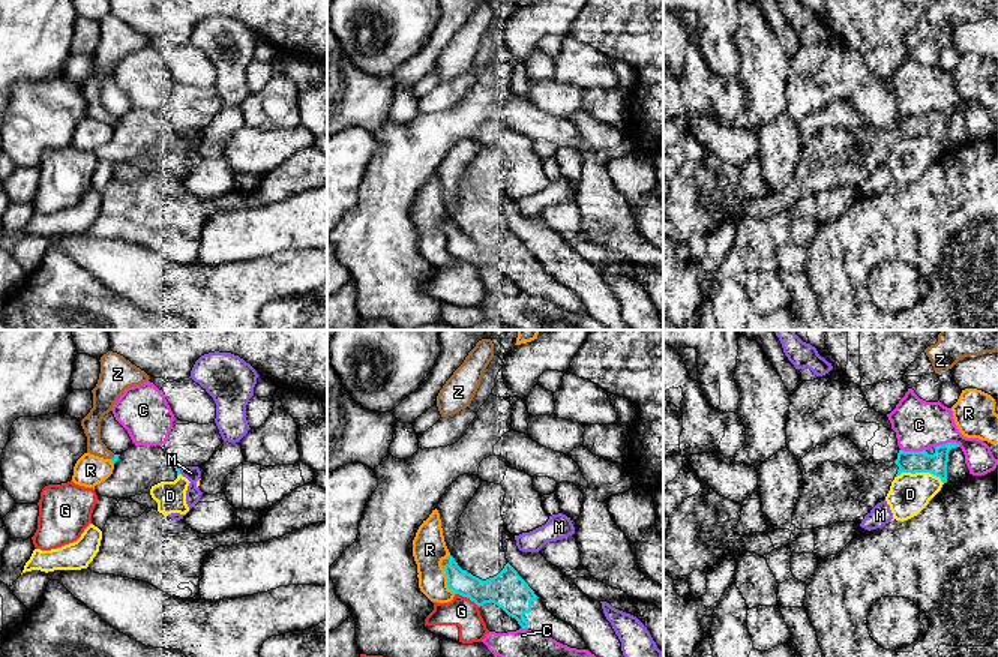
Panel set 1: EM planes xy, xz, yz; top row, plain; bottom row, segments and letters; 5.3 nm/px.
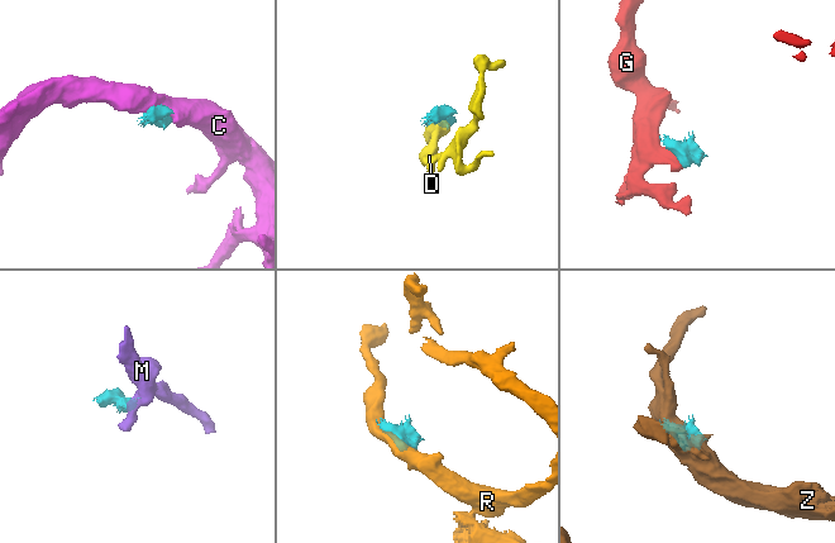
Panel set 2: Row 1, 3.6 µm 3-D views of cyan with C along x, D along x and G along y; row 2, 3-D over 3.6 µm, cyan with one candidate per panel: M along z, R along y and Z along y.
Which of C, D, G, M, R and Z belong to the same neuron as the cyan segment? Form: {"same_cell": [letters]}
{"same_cell": ["Z"]}

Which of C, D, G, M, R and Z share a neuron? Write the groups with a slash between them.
C / D / G / M / R / Z

